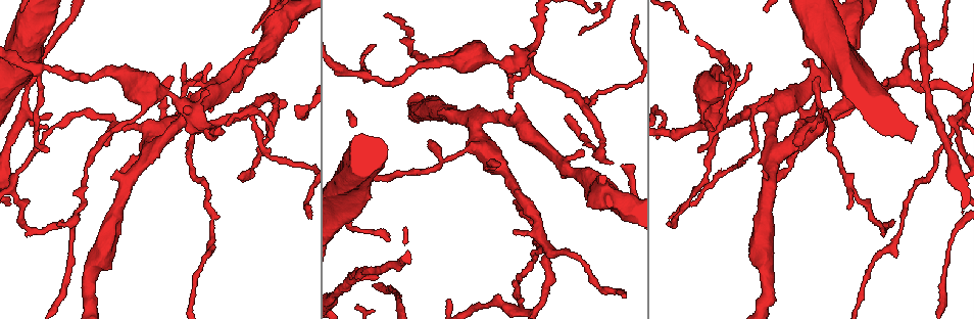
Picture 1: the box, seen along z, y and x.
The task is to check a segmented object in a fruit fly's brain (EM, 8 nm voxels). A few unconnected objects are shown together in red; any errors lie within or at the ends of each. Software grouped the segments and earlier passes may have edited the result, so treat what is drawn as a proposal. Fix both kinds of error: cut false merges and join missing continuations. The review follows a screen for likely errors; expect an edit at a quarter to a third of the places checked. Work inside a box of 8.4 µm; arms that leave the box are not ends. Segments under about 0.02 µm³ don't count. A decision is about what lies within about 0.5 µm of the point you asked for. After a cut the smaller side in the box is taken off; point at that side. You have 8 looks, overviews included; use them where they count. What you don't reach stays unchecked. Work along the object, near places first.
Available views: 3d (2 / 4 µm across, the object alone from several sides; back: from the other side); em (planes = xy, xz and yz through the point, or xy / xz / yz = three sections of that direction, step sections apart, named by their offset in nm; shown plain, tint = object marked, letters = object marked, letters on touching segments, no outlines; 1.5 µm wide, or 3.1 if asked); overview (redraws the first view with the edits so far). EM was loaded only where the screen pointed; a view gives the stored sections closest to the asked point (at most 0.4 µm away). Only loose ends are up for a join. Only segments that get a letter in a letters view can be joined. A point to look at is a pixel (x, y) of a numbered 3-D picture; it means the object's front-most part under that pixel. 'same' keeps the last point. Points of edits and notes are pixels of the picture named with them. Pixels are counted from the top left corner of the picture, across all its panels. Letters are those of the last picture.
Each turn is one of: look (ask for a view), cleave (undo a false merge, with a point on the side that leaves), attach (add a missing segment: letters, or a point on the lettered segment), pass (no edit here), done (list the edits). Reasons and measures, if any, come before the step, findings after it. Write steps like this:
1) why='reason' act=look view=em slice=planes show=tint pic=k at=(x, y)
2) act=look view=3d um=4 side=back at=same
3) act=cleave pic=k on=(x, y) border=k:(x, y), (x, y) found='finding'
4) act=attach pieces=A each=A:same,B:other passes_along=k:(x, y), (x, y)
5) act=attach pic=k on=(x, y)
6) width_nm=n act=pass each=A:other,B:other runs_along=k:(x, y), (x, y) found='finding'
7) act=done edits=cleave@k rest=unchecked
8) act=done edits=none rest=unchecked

why='three-way junction' act=look view=em slice=planes show=tint pic=1 at=(370, 79)

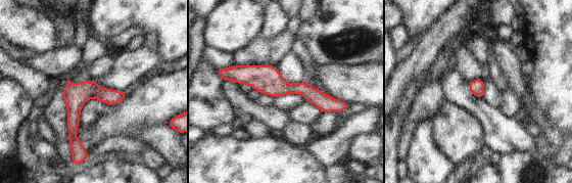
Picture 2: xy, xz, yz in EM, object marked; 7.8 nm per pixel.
why='what lies round it' act=look view=em slice=planes show=letters at=same

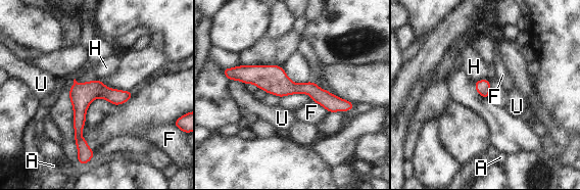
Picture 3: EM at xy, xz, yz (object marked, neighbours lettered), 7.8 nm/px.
act=pass each=A:other,F:other,H:other,U:other found='all the same cell'

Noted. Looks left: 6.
why='tapers out' act=look view=em slice=planes show=letters pic=1 at=(699, 151)

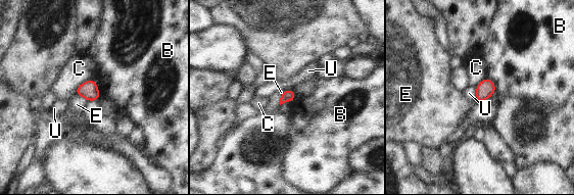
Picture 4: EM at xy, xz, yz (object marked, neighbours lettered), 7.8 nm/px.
act=pass each=B:other,C:other,E:other,U:other border=4:(284, 91), (280, 97), (279, 104) found='none of them fits'

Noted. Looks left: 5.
why='small branch off a trunk' act=look view=em slice=xy step=4 show=tint pic=1 at=(468, 150)

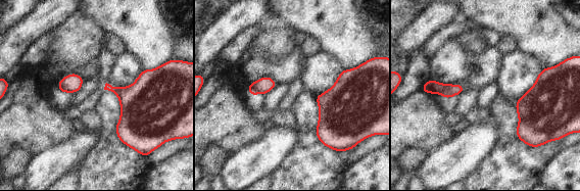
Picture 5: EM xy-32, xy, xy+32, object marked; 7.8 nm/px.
act=look view=em slice=planes show=letters at=same

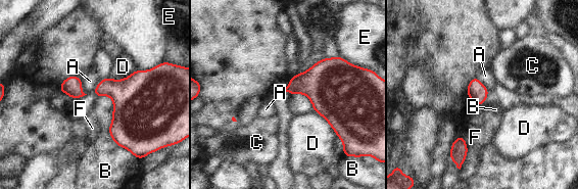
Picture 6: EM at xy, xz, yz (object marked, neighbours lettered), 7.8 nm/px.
width_nm=140 act=pass each=A:other,B:other,C:other,D:other,E:other,F:other border=6:(81, 79), (81, 89), (86, 94) found='all the same cell'

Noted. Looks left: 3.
act=done edits=none rest=unchecked

